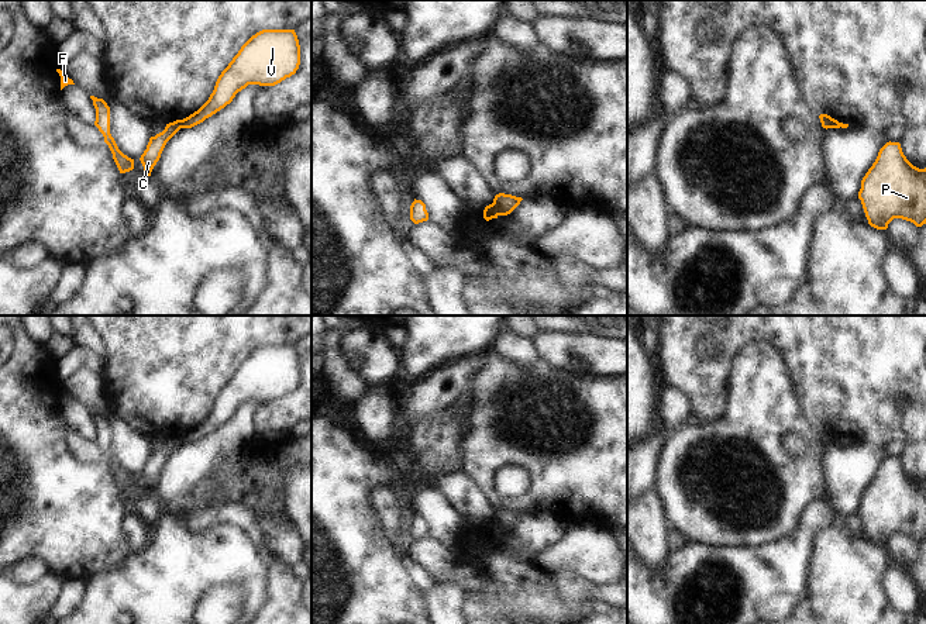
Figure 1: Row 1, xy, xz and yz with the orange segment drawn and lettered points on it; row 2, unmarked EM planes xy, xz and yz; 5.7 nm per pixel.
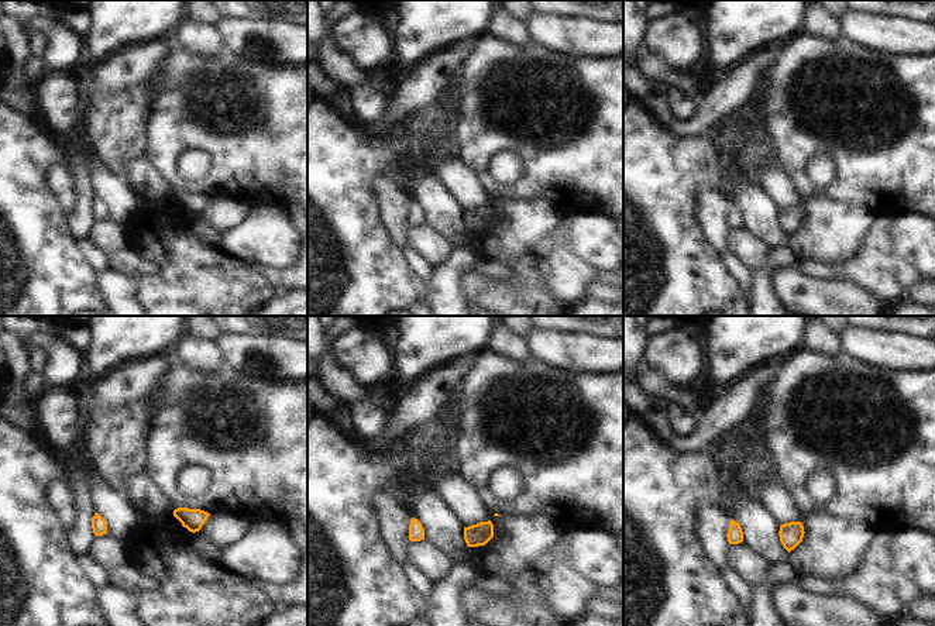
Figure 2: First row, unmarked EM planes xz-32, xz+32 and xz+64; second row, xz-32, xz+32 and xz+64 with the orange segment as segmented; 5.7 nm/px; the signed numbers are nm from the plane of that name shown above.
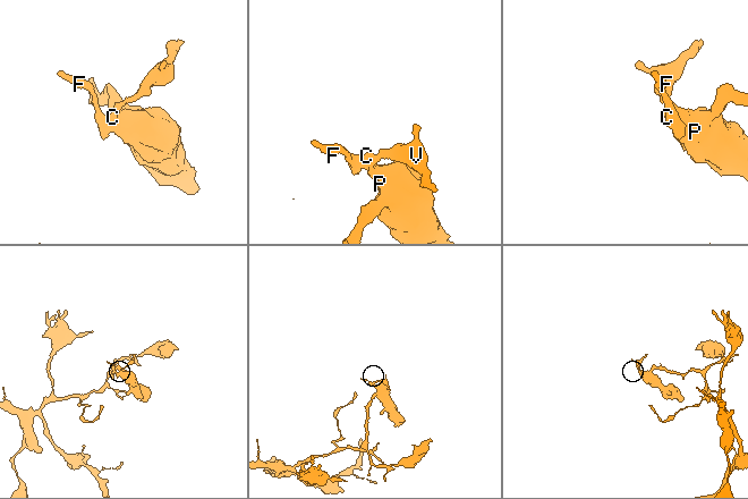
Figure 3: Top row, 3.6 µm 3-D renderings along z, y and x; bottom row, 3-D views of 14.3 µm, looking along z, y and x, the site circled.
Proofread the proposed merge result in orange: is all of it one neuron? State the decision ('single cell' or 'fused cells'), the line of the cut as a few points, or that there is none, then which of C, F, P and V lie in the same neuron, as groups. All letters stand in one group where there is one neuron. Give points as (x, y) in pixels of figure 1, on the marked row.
fused cells | xz (494, 202), (499, 214) | C F P / V

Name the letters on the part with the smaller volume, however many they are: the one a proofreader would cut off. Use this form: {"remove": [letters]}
{"remove": ["V"]}

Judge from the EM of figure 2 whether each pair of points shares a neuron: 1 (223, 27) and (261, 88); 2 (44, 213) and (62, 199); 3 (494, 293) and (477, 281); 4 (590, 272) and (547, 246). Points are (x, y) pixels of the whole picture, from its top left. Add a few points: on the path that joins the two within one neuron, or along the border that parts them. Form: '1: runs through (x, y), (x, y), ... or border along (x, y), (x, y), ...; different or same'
1: border along (223, 45), (240, 58), (275, 66); different
2: border along (48, 171), (47, 186), (65, 213); different
3: runs through (490, 292), (481, 285); same
4: border along (536, 255), (545, 255), (561, 238), (584, 261); different

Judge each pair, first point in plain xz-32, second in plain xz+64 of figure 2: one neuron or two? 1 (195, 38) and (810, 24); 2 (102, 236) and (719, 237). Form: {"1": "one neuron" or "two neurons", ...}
{"1": "one neuron", "2": "two neurons"}

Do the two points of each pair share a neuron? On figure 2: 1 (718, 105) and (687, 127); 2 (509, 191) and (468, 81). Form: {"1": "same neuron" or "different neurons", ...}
{"1": "same neuron", "2": "same neuron"}

